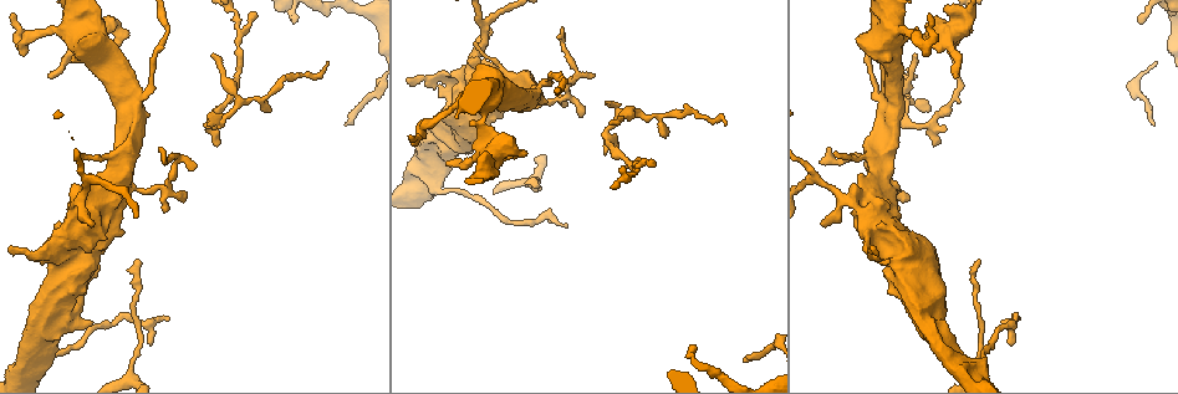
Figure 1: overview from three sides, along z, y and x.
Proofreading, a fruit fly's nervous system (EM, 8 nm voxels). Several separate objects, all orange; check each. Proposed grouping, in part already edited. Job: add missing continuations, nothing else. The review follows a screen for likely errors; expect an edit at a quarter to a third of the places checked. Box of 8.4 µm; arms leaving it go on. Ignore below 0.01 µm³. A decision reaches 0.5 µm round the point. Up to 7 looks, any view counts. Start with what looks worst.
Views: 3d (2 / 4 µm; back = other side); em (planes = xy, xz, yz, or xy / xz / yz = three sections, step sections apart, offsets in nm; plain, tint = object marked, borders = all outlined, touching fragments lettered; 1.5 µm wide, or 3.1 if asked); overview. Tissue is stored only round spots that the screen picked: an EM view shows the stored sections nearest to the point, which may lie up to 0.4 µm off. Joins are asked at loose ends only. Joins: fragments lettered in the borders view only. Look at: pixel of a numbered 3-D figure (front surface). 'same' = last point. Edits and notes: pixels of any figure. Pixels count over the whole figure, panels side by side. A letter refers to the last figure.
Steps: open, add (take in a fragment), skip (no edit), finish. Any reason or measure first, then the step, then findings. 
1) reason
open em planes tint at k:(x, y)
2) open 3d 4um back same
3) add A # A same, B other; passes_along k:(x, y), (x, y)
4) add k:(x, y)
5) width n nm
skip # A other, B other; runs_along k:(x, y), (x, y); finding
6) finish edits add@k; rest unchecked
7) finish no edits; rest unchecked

free end
open 3d 2um at 1:(1139, 18)

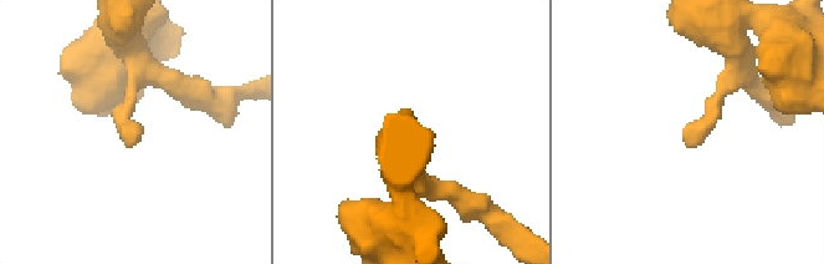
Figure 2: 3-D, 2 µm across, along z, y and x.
need the tissue
open em planes borders at 2:(683, 136)

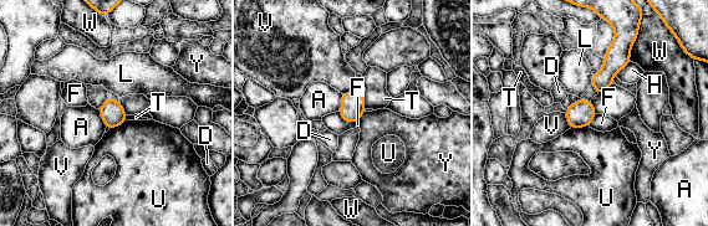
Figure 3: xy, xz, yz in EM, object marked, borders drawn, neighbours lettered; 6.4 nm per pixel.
skip # A other, D other, F other, H other, L other, T other, U other, V other, W other, Y other; border 3:(564, 113), (570, 128); none of them fits

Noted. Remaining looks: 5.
branch stops here
open em planes plain at 1:(208, 125)

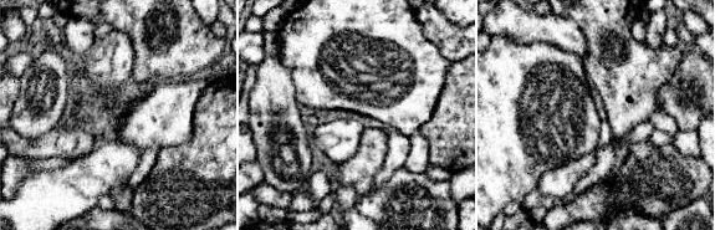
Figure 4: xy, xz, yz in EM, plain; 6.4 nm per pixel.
with the object marked
open em planes tint same

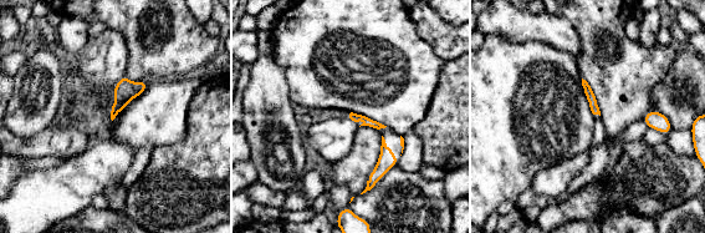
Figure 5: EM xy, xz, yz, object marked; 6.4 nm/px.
open em planes borders same

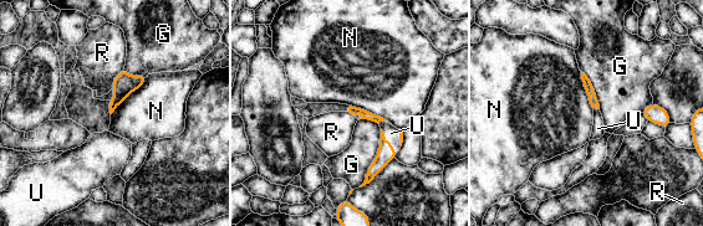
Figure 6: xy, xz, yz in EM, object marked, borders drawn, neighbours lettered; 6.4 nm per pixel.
add U # G other, N other, R other, U same; passes_along 6:(385, 154), (390, 140), (391, 133); the neuron continues

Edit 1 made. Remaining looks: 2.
finish edits add@6; rest unchecked

